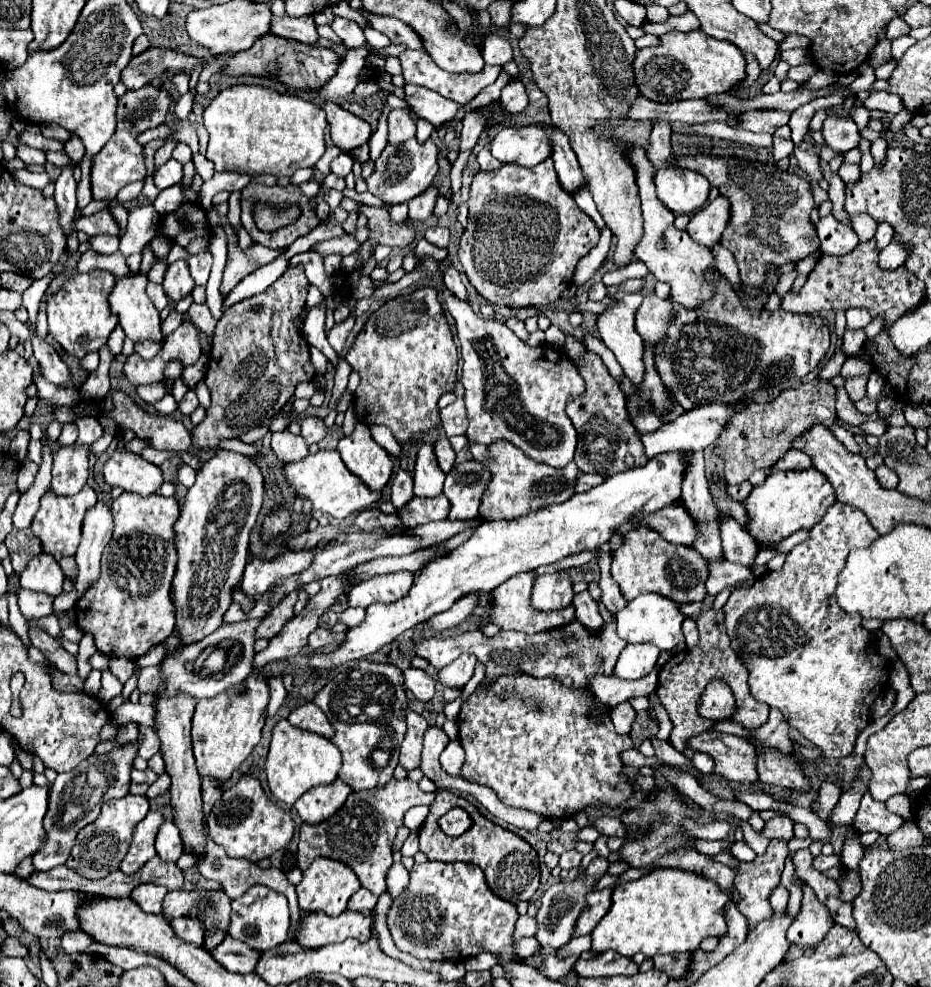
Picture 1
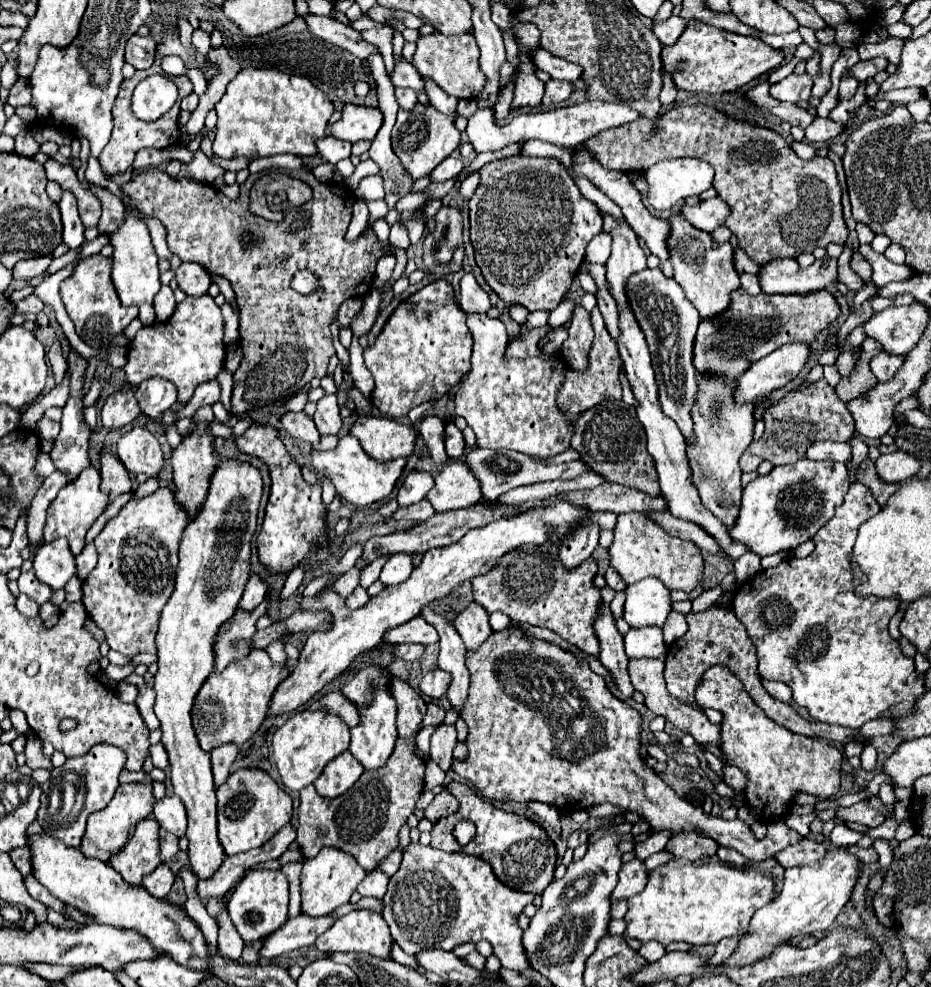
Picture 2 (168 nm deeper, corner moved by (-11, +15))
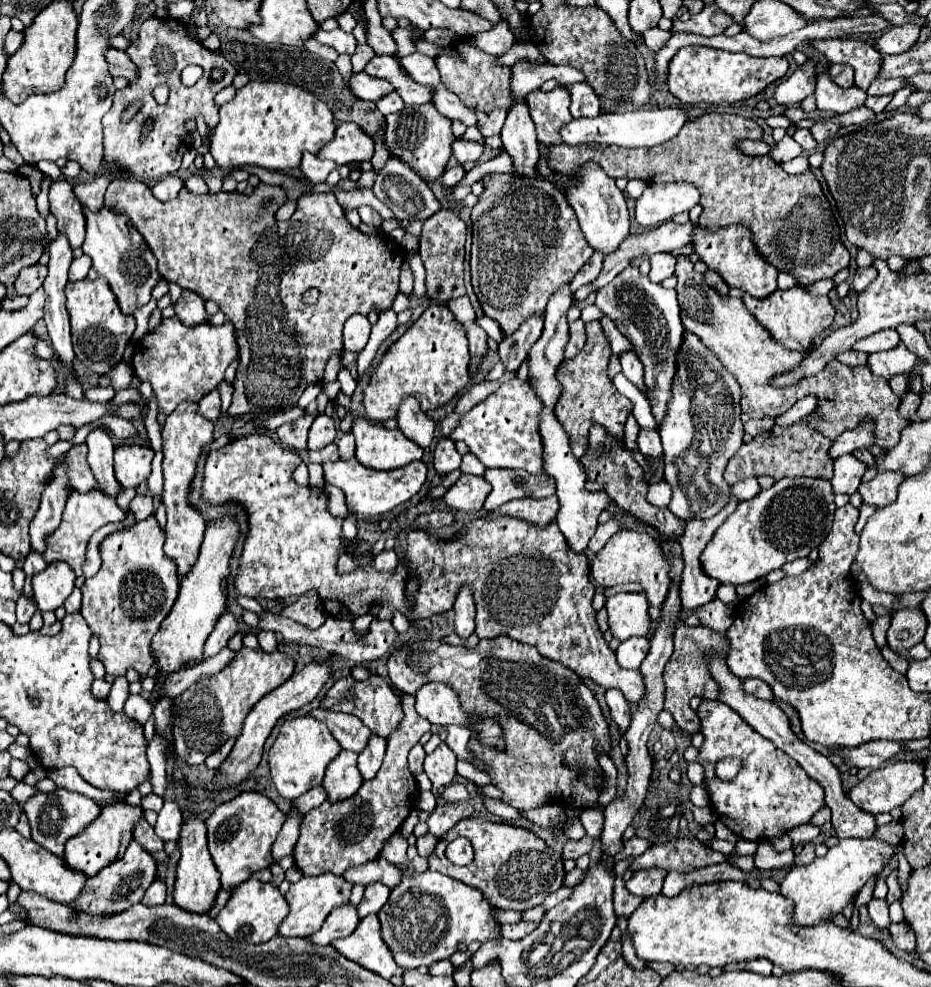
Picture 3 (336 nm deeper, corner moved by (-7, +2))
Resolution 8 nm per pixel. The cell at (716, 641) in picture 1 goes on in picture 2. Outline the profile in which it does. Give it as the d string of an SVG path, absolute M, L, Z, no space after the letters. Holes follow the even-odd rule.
M712 606L706 612L690 612L686 616L688 620L688 632L678 638L676 642L672 642L668 646L668 654L666 654L666 684L668 684L668 692L678 698L684 704L694 704L694 692L696 686L702 678L702 672L706 672L714 662L726 662L726 666L738 676L738 680L742 680L744 690L752 696L752 700L764 710L764 714L768 718L772 718L776 724L788 728L794 734L804 734L804 736L812 736L812 738L822 738L828 742L838 742L838 744L848 744L848 742L868 742L868 738L860 736L858 730L852 728L844 728L844 726L832 726L832 724L822 724L822 722L808 722L804 718L800 718L796 714L796 710L772 696L768 696L768 692L762 686L762 678L758 674L758 660L756 660L756 648L752 644L752 640L746 634L746 628L742 626L742 622L734 616L732 608L720 608L720 606Z

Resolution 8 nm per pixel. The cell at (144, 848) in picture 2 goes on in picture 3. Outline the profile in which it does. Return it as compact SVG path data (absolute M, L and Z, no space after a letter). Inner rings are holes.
M130 841L122 859L114 861L112 865L104 867L98 875L88 879L88 885L92 885L94 893L84 897L84 901L80 901L80 905L72 905L72 907L86 911L86 913L118 913L118 911L124 911L130 905L142 901L144 891L148 889L148 885L154 879L156 879L156 859L144 847L140 847L136 841Z

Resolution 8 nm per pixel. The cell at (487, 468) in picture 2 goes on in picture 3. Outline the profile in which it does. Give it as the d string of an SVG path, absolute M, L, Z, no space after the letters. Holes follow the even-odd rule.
M486 469L484 479L492 485L490 495L484 501L484 509L496 509L512 499L524 497L550 497L556 493L556 481L548 475L532 475L520 469Z

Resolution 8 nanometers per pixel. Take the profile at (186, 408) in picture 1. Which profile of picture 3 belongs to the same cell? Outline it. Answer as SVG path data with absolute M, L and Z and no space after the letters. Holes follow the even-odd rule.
M214 389L212 393L208 393L206 397L200 399L200 403L198 403L198 413L200 413L204 419L216 423L218 415L220 415L220 395L218 395L218 389Z

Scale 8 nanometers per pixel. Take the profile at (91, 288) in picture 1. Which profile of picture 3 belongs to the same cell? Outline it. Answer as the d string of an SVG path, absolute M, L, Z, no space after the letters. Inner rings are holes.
M82 279L76 283L68 283L66 289L66 309L72 323L72 343L76 357L94 373L104 375L112 365L116 365L122 359L124 347L130 341L136 323L134 317L122 315L122 311L116 305L116 297L106 281L96 279Z

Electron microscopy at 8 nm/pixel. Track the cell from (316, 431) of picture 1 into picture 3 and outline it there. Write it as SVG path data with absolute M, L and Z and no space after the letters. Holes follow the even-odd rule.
M320 413L308 433L308 447L310 449L324 449L328 443L332 443L336 437L336 425L334 419L326 413Z

